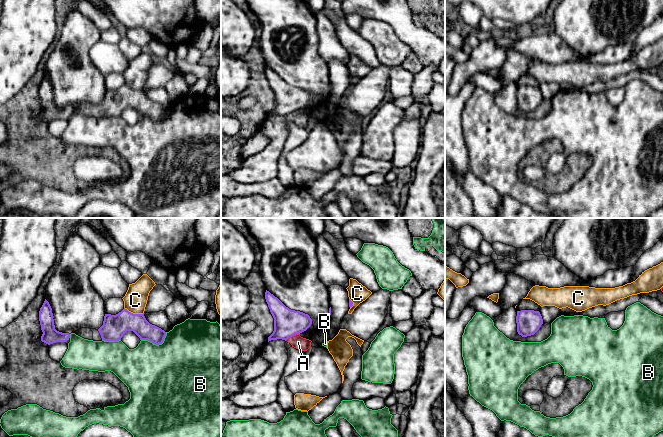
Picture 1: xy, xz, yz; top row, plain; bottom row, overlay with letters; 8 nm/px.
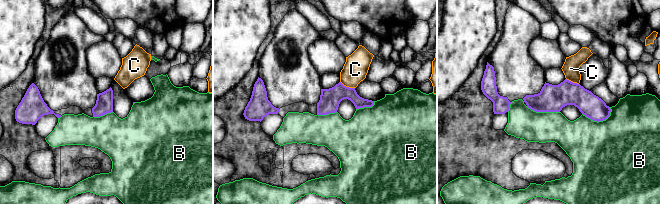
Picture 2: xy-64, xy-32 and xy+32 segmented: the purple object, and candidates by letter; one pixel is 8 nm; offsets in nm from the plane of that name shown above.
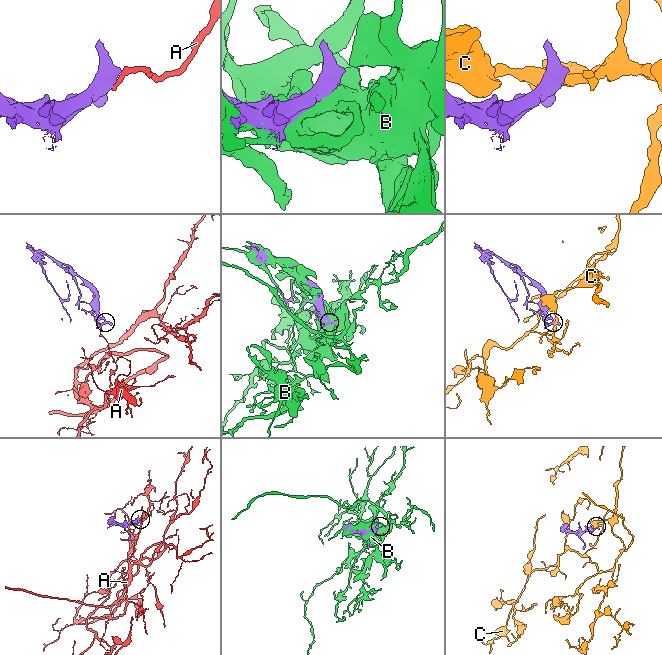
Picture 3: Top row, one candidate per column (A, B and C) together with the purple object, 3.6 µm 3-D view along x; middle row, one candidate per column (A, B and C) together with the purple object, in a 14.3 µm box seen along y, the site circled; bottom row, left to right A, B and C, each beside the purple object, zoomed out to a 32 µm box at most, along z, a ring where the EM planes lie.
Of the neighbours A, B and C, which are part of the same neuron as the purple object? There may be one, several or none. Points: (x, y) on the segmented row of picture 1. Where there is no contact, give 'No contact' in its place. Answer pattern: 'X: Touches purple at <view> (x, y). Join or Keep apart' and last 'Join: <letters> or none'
A: Touches purple at xz (292, 335). Keep apart
B: Touches purple at xy (156, 344). Keep apart
C: Touches purple at xy (134, 314). Join
Join: C

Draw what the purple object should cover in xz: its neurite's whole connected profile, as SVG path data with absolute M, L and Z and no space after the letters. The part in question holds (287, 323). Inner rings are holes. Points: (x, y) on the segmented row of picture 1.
M266 290L265 299L274 318L274 331L268 337L271 340L287 340L288 338L306 331L312 324L308 314L291 310L277 297Z

